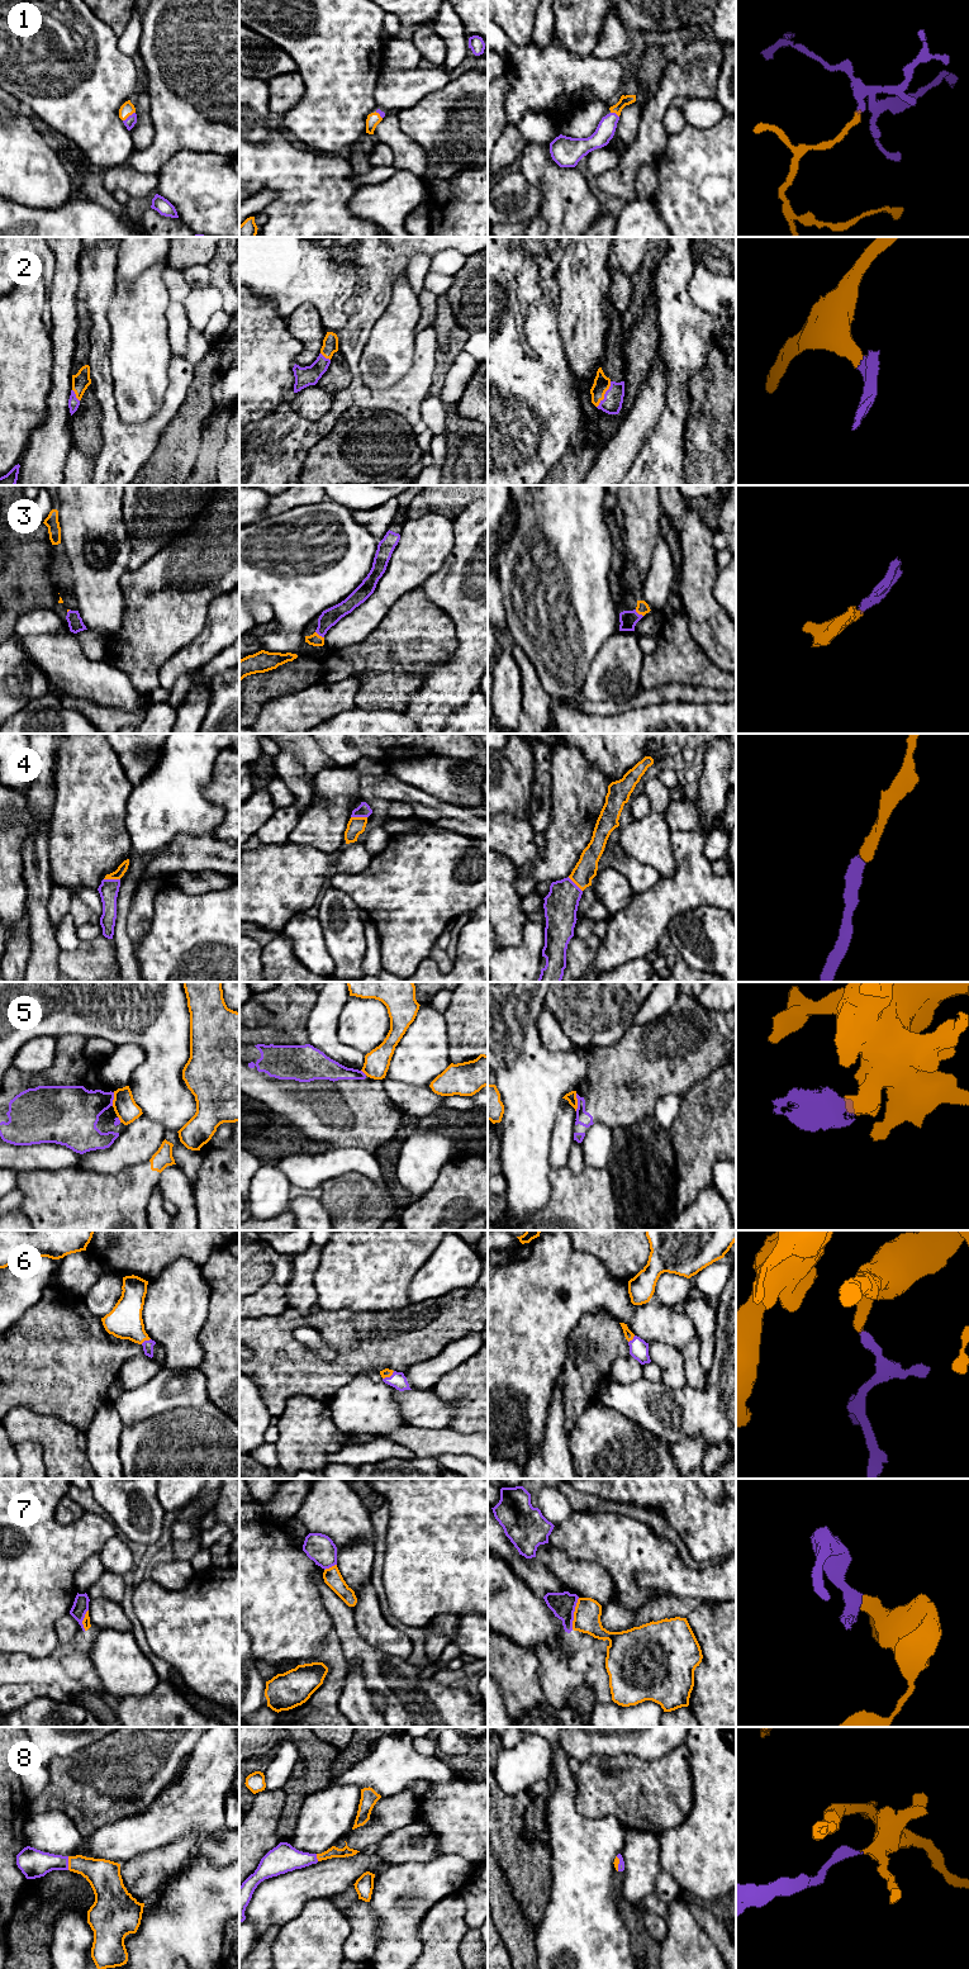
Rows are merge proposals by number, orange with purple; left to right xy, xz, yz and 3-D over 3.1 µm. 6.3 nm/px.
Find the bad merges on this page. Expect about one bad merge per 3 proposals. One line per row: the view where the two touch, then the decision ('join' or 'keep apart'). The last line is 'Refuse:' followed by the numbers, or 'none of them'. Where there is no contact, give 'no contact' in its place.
1: xy | join
2: yz | join
3: yz | join
4: xy | join
5: yz | keep apart
6: xy | join
7: yz | keep apart
8: xy | join
Refuse: 5, 7

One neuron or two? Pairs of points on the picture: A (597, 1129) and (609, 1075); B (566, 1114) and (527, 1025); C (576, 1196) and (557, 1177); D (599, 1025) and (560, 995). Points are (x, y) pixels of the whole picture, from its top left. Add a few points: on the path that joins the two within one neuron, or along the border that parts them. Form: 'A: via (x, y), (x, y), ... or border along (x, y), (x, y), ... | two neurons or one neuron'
A: border along (612, 1128), (593, 1123), (580, 1142) | two neurons
B: border along (563, 1099), (552, 1130) | two neurons
C: via (571, 1191), (563, 1182) | one neuron
D: via (589, 1015), (570, 996) | one neuron

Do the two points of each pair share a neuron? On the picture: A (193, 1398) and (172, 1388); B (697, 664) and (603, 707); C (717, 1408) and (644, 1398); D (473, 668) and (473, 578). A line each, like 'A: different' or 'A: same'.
A: same
B: different
C: same
D: same

